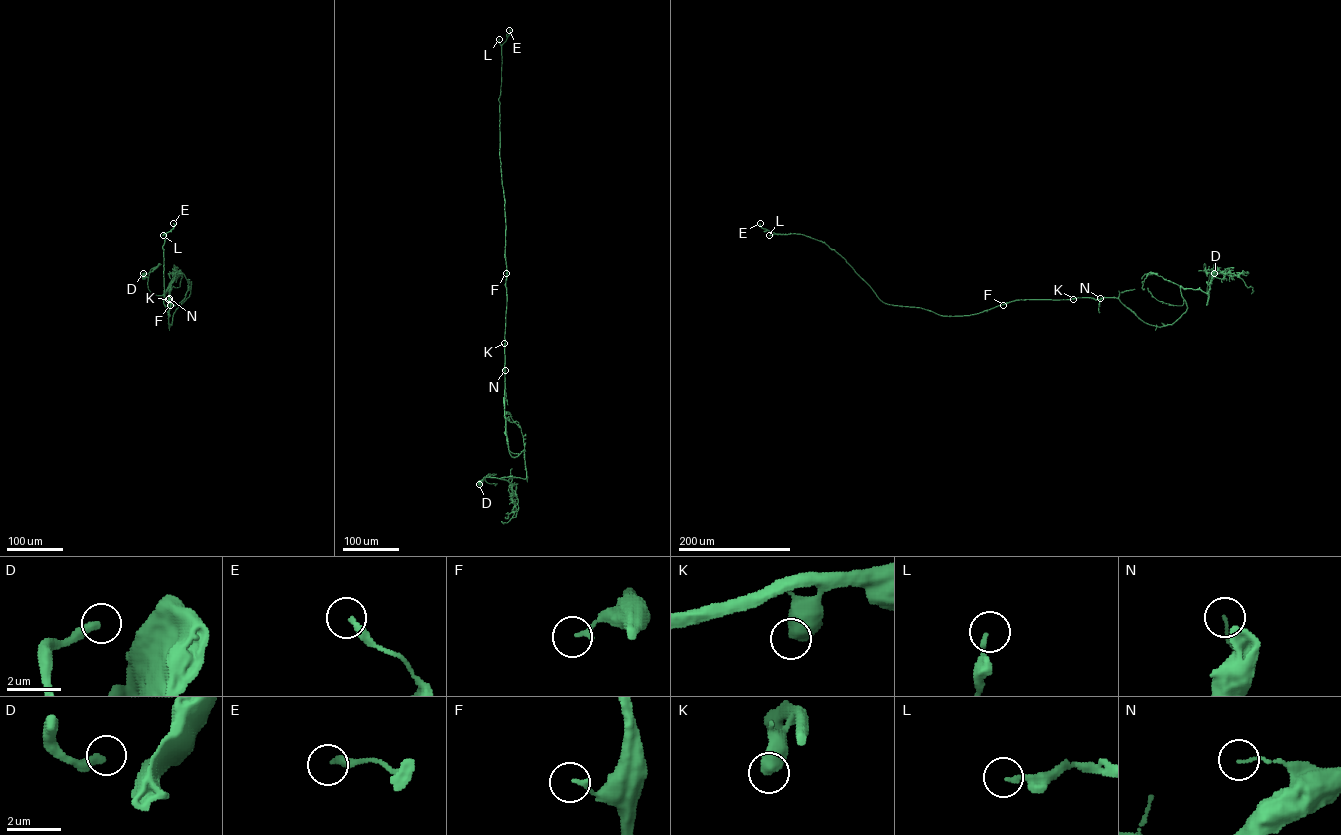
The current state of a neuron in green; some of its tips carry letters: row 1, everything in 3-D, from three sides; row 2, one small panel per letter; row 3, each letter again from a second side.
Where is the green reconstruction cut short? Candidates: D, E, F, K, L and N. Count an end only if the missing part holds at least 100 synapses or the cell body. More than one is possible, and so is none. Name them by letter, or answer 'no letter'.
no letter

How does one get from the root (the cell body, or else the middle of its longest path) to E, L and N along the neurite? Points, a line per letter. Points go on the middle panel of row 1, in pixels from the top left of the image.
E: (479, 482), (526, 476), (524, 450), (509, 453), (504, 410), (498, 99), (509, 30)
L: (479, 482), (485, 477), (525, 479), (526, 473), (524, 450), (511, 456), (505, 431), (507, 271), (499, 39)
N: (479, 482), (485, 477), (526, 478), (524, 450), (513, 457), (508, 449), (505, 370)

